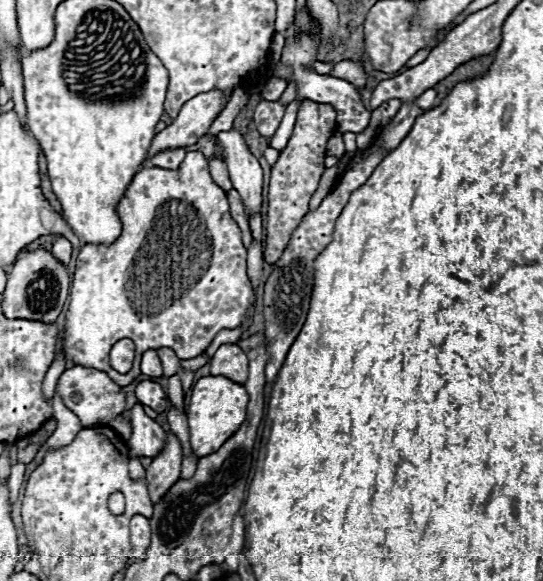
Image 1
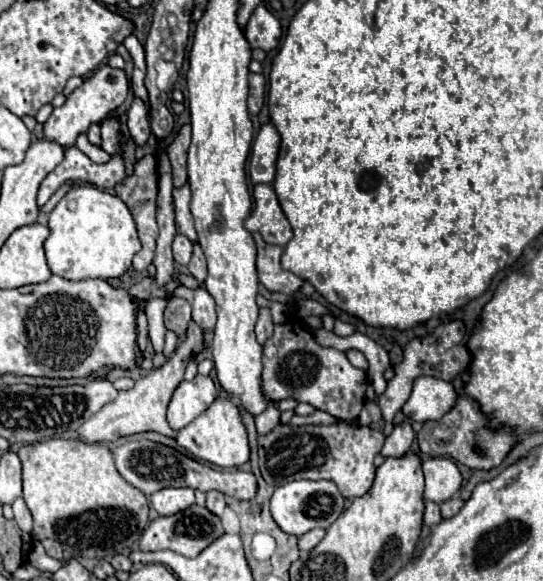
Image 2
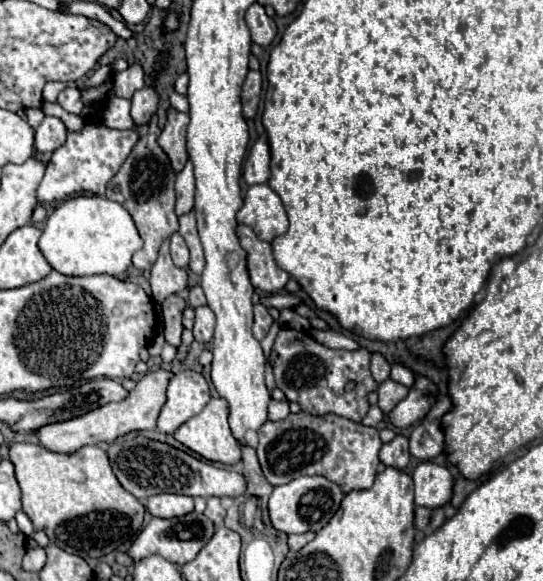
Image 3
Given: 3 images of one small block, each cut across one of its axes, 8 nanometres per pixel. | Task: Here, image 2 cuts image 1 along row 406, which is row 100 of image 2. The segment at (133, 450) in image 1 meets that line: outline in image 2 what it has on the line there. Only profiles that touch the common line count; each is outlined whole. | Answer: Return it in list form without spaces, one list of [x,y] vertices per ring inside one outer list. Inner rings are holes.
[[[134,98],[130,110],[128,110],[128,130],[132,140],[142,146],[148,136],[150,136],[150,120],[148,120],[148,106],[140,100]]]

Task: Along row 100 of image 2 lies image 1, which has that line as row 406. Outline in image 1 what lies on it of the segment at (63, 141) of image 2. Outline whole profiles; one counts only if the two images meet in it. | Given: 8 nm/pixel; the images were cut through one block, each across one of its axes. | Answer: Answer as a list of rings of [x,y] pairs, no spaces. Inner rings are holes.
[[[74,366],[64,370],[56,386],[56,392],[60,394],[66,408],[72,410],[80,418],[82,426],[86,428],[106,426],[114,416],[124,412],[124,404],[126,404],[126,396],[122,394],[122,388],[116,382],[112,382],[106,372],[84,368],[84,366]]]

